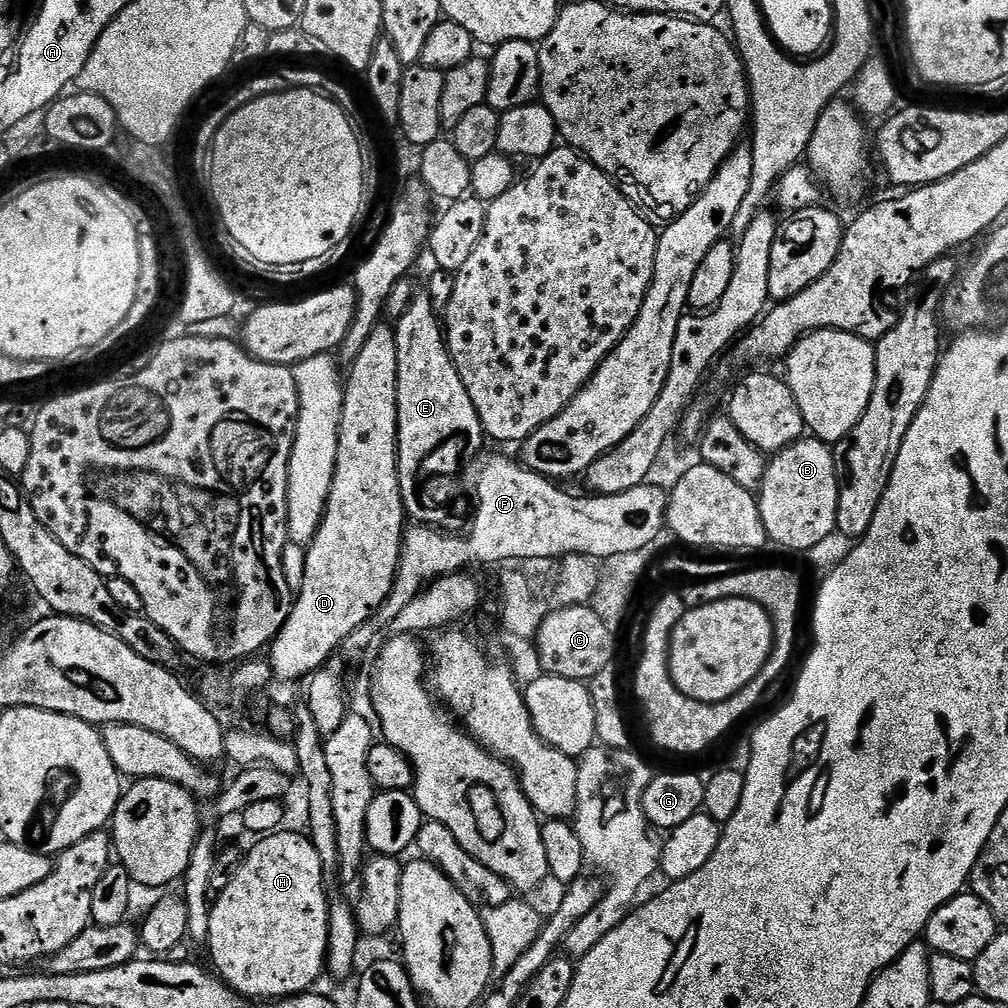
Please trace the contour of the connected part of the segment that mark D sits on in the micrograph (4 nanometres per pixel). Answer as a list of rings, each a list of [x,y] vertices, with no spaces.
[[[381,322],[346,372],[338,454],[328,505],[320,529],[316,531],[312,543],[307,545],[304,577],[294,596],[292,613],[270,645],[272,675],[277,681],[303,681],[311,677],[327,660],[333,659],[335,652],[332,651],[335,648],[337,651],[344,640],[358,630],[358,626],[375,616],[396,581],[400,545],[406,531],[404,520],[404,499],[398,478],[398,346],[395,327],[391,323]]]

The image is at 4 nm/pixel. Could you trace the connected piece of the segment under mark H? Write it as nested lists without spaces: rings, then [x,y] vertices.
[[[288,831],[273,832],[271,836],[257,839],[256,845],[247,849],[230,886],[218,893],[212,904],[206,945],[206,951],[212,955],[211,967],[229,988],[253,1001],[267,1002],[281,1000],[284,996],[299,996],[315,989],[316,979],[326,972],[330,895],[324,889],[326,877],[322,861],[307,835],[299,836]]]

